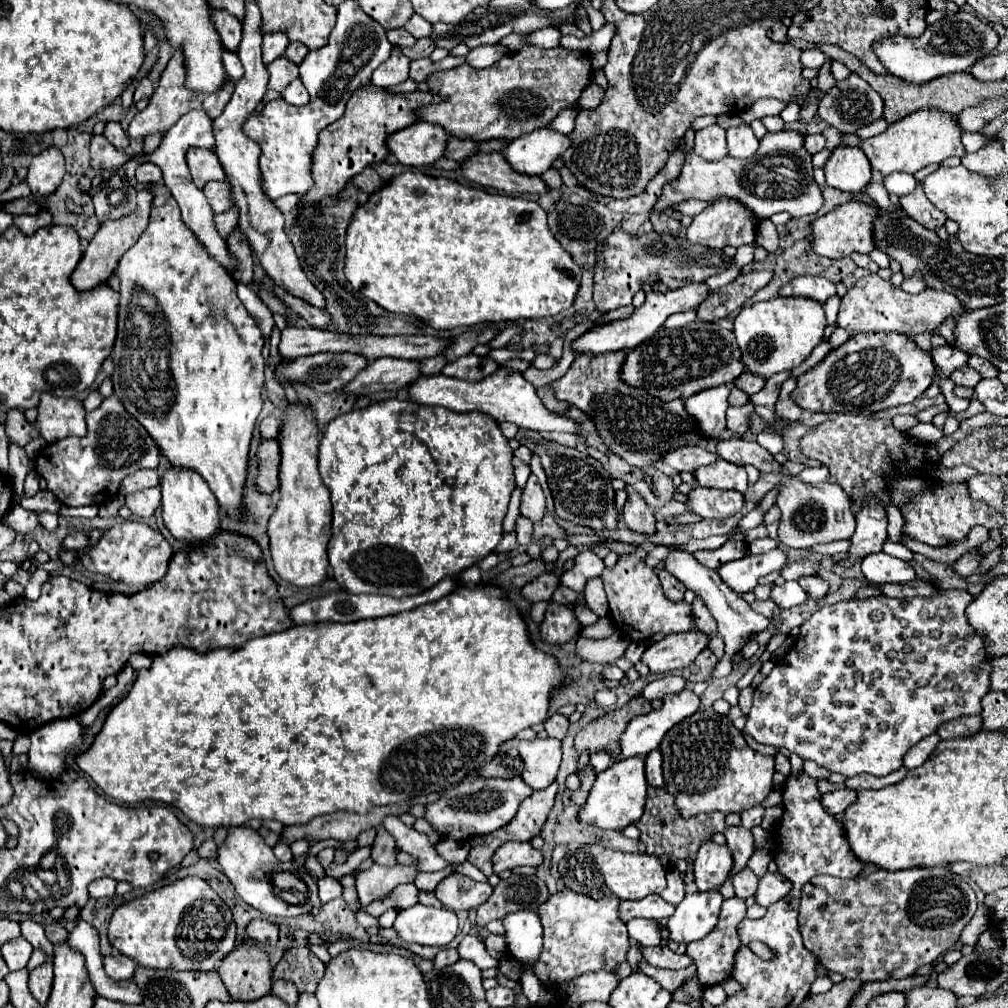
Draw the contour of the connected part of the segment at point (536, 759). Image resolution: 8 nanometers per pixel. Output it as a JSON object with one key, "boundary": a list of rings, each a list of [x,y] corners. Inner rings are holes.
{"boundary":[[[514,738],[501,745],[497,756],[502,756],[511,748],[519,750],[525,762],[525,772],[521,778],[533,790],[541,790],[555,780],[555,774],[561,762],[561,742],[559,740],[555,738],[547,738],[547,740]]]}

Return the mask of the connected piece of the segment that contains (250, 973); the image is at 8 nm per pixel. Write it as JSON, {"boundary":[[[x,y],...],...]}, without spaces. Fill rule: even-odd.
{"boundary":[[[237,944],[217,972],[233,1000],[257,1000],[271,992],[273,968],[267,952],[255,944]]]}

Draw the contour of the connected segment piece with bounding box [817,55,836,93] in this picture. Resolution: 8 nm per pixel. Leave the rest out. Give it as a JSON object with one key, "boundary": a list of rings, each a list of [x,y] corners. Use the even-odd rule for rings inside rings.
{"boundary":[[[827,55],[825,56],[827,58],[827,62],[820,69],[817,82],[818,89],[823,93],[827,92],[830,88],[832,88],[836,84],[836,80],[830,71],[830,67],[833,60],[831,57]]]}

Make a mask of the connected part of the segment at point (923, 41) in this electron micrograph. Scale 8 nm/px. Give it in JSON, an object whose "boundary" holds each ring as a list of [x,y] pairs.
{"boundary":[[[959,10],[957,14],[943,16],[935,24],[927,26],[919,40],[905,40],[903,36],[895,36],[883,42],[875,42],[875,54],[893,76],[903,78],[911,84],[923,84],[945,74],[965,72],[977,60],[989,56],[997,44],[999,36],[991,26],[983,24],[975,14]]]}

